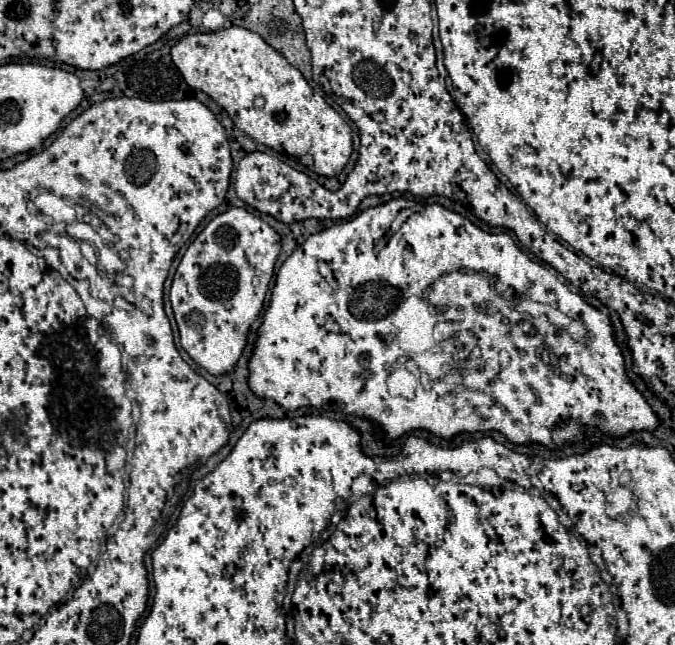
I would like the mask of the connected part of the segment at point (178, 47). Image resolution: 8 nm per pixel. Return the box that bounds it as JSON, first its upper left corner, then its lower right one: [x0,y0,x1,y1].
[170,27,352,177]

